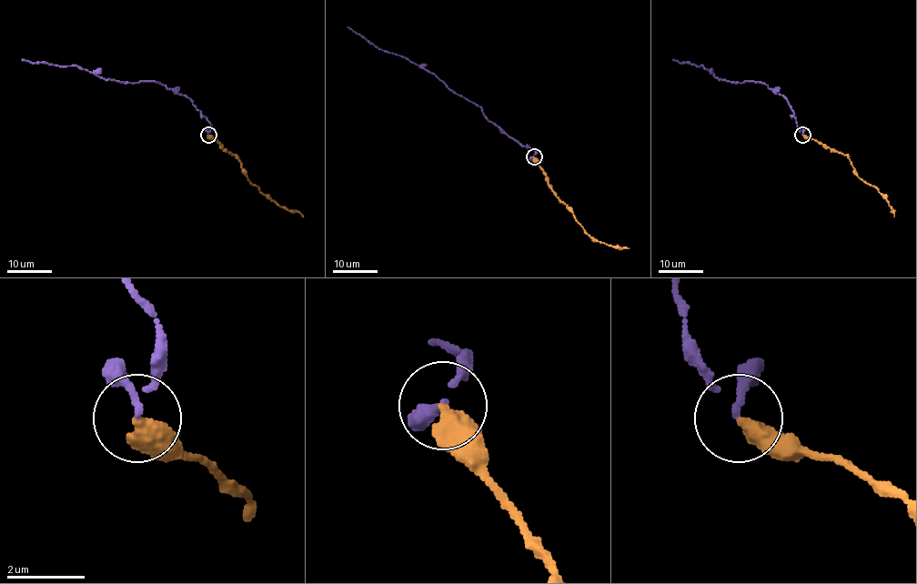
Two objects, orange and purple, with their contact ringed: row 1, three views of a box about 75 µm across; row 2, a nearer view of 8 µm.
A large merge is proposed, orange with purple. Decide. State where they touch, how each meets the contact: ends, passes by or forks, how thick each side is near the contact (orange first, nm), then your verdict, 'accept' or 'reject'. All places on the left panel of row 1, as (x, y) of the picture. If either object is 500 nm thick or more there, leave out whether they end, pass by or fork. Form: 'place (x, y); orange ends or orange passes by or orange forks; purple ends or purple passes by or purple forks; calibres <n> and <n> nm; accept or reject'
place (208, 135); orange ends; purple passes by; calibres 460 and 130 nm; accept

